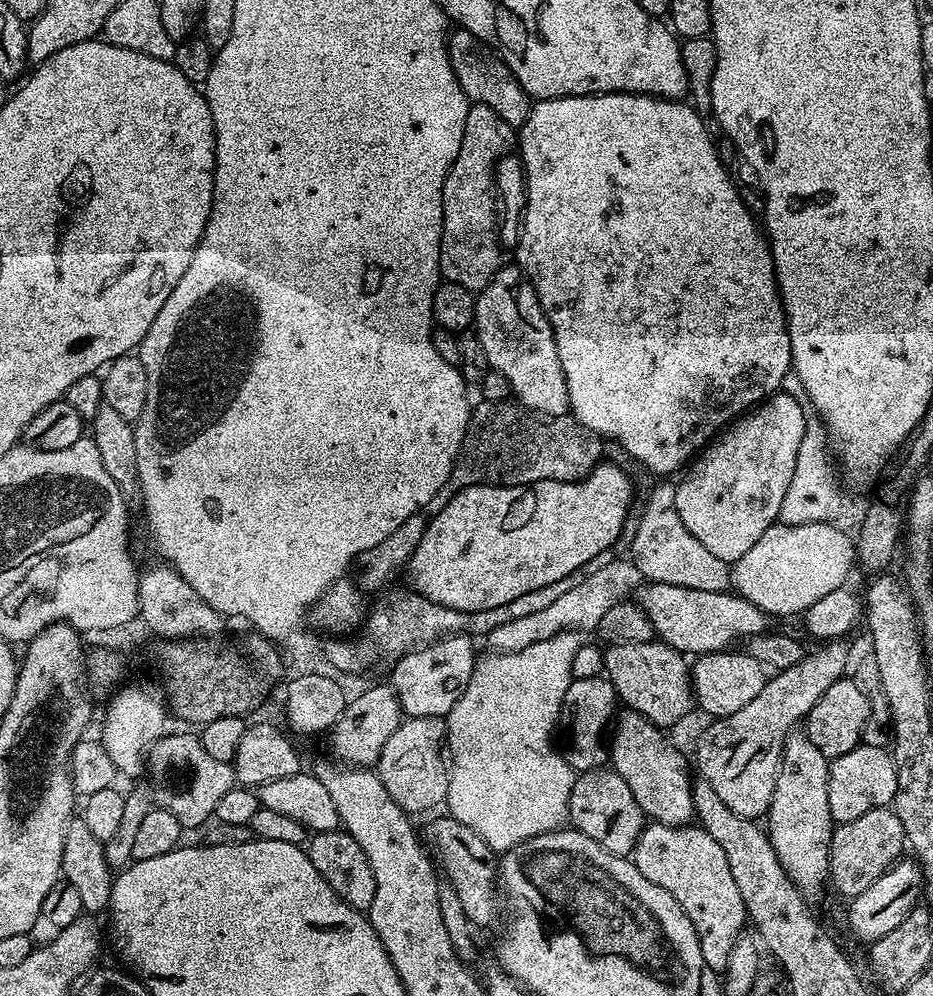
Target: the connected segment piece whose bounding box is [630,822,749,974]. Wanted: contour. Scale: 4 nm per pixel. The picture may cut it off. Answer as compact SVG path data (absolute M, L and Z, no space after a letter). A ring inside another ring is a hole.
M652 822L641 830L630 859L642 878L650 878L654 886L662 886L662 890L682 906L686 918L690 918L690 926L694 926L694 934L698 934L704 967L710 972L723 973L726 962L730 962L730 950L734 950L734 942L738 942L745 931L744 924L746 926L749 917L722 846L702 827L675 828Z

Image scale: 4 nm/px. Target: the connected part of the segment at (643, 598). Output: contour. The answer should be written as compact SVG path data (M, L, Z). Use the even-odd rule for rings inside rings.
M648 582L635 593L634 600L646 614L646 618L650 618L653 633L674 651L687 654L692 658L705 656L708 652L722 652L731 649L735 645L732 644L735 640L744 642L750 636L762 634L770 623L769 617L761 608L754 606L754 602L750 602L746 597L732 590L715 592L714 590L694 590L687 589L686 586Z

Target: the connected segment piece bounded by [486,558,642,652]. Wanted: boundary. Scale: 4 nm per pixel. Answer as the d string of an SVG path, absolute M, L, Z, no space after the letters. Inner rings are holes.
M605 559L602 568L590 576L583 579L583 583L566 594L561 595L546 607L546 610L535 611L531 615L523 615L514 622L503 623L486 635L486 642L492 652L517 652L526 650L526 646L534 646L534 642L542 642L554 638L563 632L577 631L587 634L588 631L599 629L602 618L610 606L625 601L633 590L639 589L642 584L642 577L638 569L633 567L630 559L623 560Z

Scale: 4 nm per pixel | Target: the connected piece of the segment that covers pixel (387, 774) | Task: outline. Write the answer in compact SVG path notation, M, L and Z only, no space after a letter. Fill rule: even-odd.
M409 716L401 719L398 730L390 734L386 746L382 746L380 760L374 766L386 794L398 802L409 814L428 812L448 799L449 765L446 763L446 724L441 717Z

